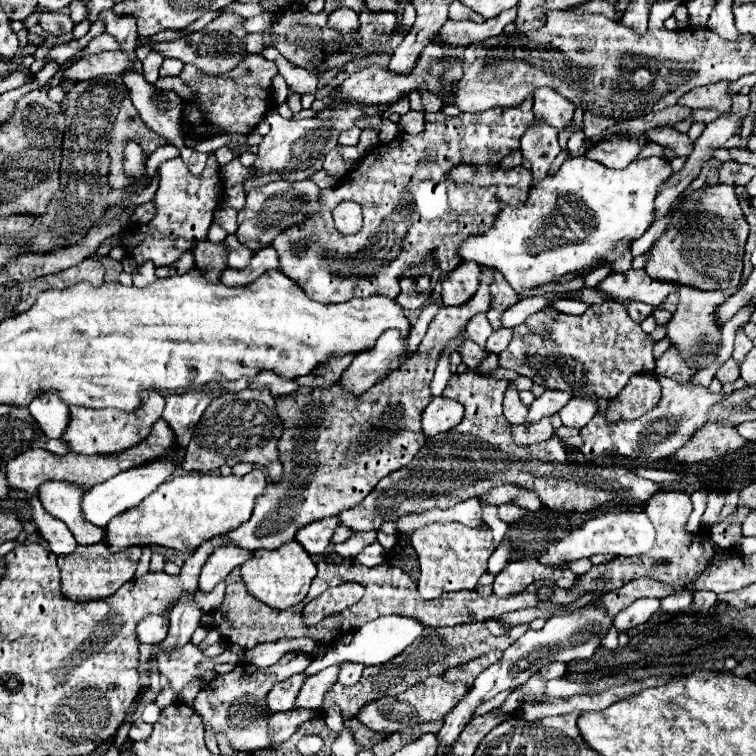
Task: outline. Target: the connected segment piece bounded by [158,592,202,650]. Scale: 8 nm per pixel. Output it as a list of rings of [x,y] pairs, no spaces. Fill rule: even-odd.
[[[194,592],[190,596],[182,596],[178,604],[170,610],[170,632],[164,642],[160,642],[160,650],[184,646],[190,642],[192,632],[200,626],[202,618],[202,608],[194,600]]]

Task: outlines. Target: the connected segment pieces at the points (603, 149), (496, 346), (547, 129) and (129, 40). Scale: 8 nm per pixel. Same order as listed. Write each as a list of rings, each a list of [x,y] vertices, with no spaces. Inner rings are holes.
[[[640,136],[636,140],[616,138],[616,140],[608,140],[608,142],[600,142],[600,144],[592,146],[586,156],[590,160],[604,164],[606,168],[626,168],[644,146],[646,146],[644,136]]]
[[[500,328],[496,332],[492,332],[492,336],[486,342],[486,350],[492,354],[500,354],[506,350],[506,346],[510,344],[512,338],[512,330],[510,328]]]
[[[534,124],[522,136],[520,150],[522,150],[524,160],[528,160],[532,164],[532,176],[534,178],[532,178],[530,186],[536,186],[540,180],[544,180],[544,176],[550,170],[552,160],[560,154],[558,132],[552,126]]]
[[[104,10],[100,14],[100,20],[106,22],[106,32],[112,34],[118,44],[120,44],[120,50],[128,54],[130,60],[136,60],[136,40],[138,40],[138,34],[136,34],[136,24],[134,24],[134,18],[132,16],[114,16],[112,10]]]

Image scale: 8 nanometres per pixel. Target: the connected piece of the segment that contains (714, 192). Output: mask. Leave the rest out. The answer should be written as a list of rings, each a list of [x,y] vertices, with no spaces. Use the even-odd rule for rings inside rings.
[[[728,184],[704,186],[680,202],[666,234],[650,250],[646,272],[654,280],[692,286],[698,290],[736,290],[742,278],[742,258],[748,238],[736,188]]]

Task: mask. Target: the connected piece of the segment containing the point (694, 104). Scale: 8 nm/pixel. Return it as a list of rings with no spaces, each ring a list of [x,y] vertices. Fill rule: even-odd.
[[[728,82],[698,86],[690,92],[686,92],[678,100],[678,104],[688,106],[688,108],[716,108],[720,112],[726,112],[726,110],[730,110],[732,98],[734,98],[734,96],[728,96],[726,90],[728,90]]]

